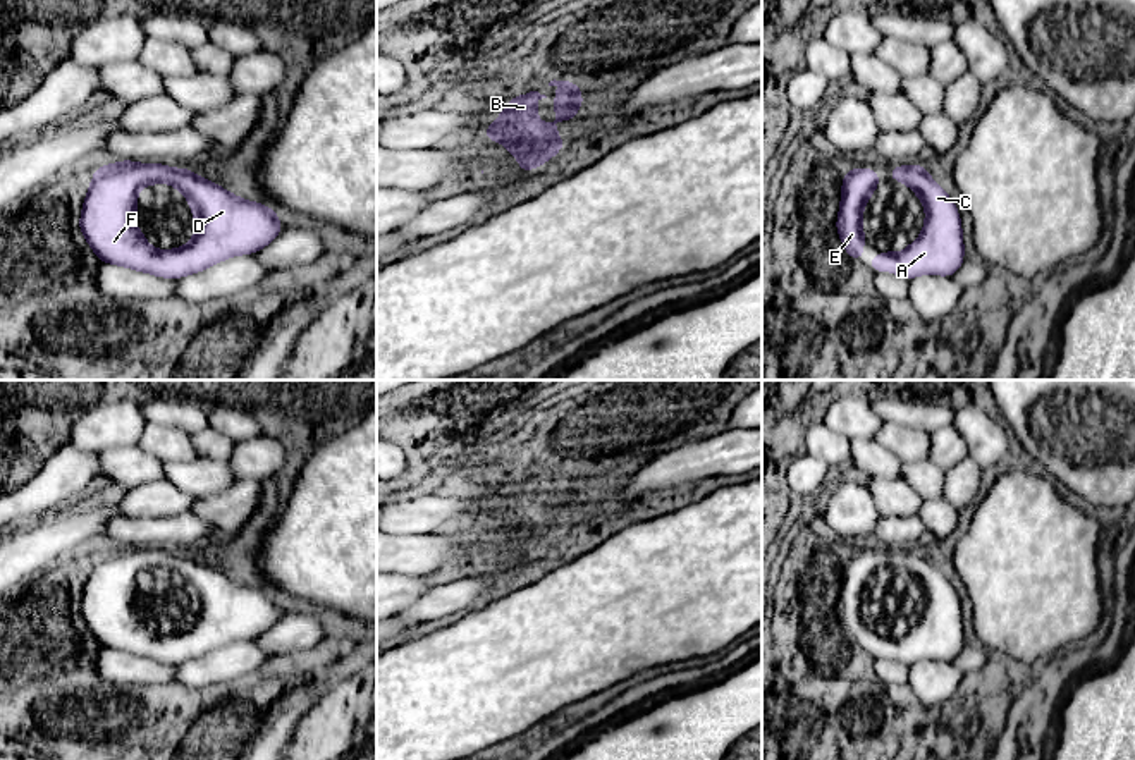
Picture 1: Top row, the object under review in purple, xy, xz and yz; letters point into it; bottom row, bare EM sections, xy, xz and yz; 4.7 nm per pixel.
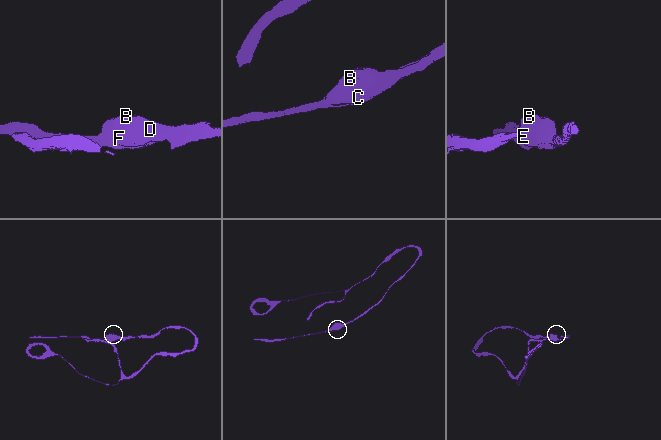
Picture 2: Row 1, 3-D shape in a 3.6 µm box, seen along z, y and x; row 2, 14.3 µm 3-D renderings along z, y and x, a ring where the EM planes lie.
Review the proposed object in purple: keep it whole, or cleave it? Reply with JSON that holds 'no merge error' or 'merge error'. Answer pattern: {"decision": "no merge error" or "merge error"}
{"decision": "no merge error"}

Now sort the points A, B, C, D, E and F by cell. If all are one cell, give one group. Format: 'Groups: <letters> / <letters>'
Groups: A B C D E F

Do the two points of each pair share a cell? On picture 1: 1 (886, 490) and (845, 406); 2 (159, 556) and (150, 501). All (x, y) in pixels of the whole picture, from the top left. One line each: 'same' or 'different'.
1: different
2: same

